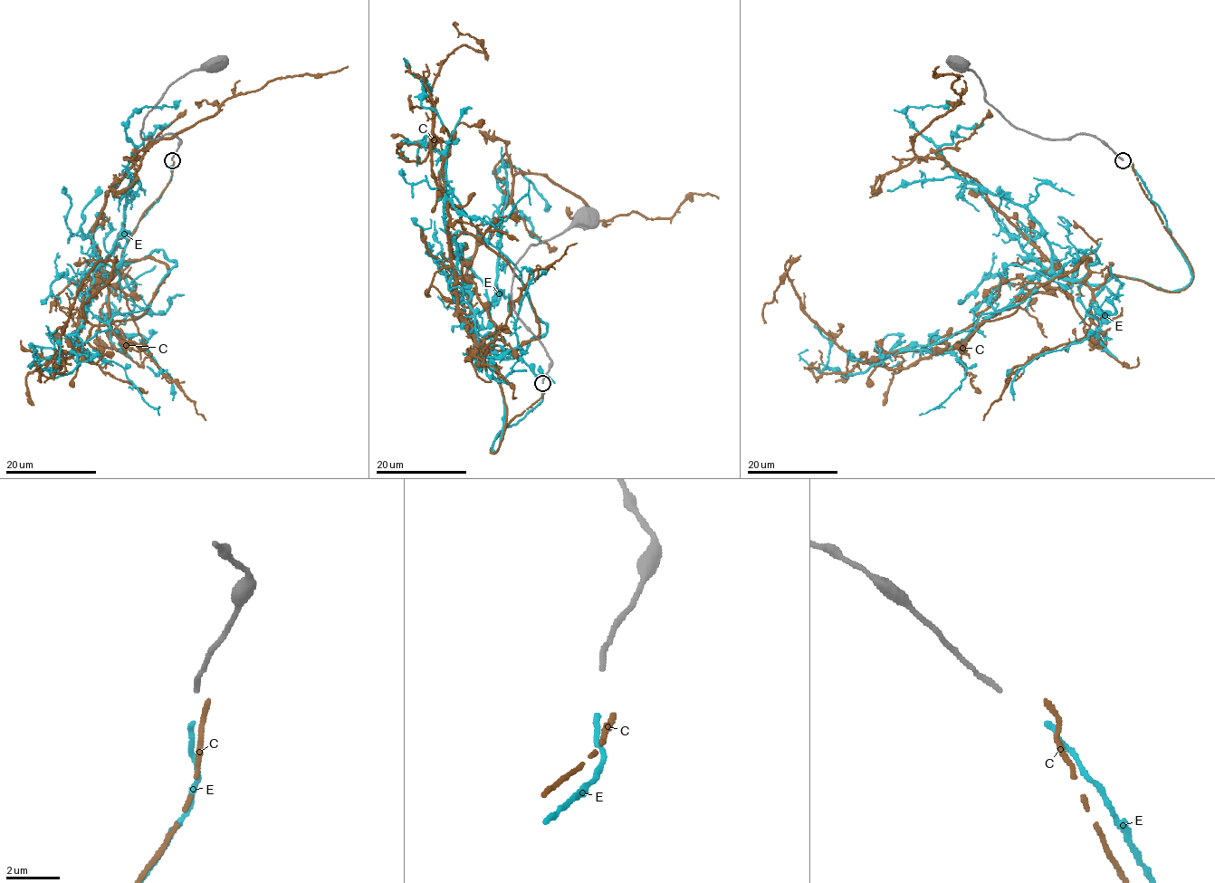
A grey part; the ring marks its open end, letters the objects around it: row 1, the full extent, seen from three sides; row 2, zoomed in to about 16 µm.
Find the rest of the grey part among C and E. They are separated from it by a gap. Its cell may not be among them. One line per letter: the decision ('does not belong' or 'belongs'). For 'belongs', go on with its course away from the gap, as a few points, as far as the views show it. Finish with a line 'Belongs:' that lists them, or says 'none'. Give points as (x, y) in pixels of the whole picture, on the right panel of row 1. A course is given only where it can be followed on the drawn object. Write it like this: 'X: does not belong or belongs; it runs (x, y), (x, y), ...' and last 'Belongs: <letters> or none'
C: does not belong
E: belongs; it runs (1130, 165), (1188, 264), (1183, 287), (1044, 269), (954, 345), (890, 352), (847, 377), (826, 366), (814, 326)
Belongs: E

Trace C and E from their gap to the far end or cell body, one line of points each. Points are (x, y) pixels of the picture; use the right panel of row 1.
C: (1130, 161), (1188, 261), (1178, 292), (1093, 273), (886, 369), (805, 311), (791, 260), (765, 322)
E: (1130, 165), (1188, 264), (1183, 287), (1044, 269), (954, 345), (890, 352), (847, 377), (826, 366), (814, 326)

